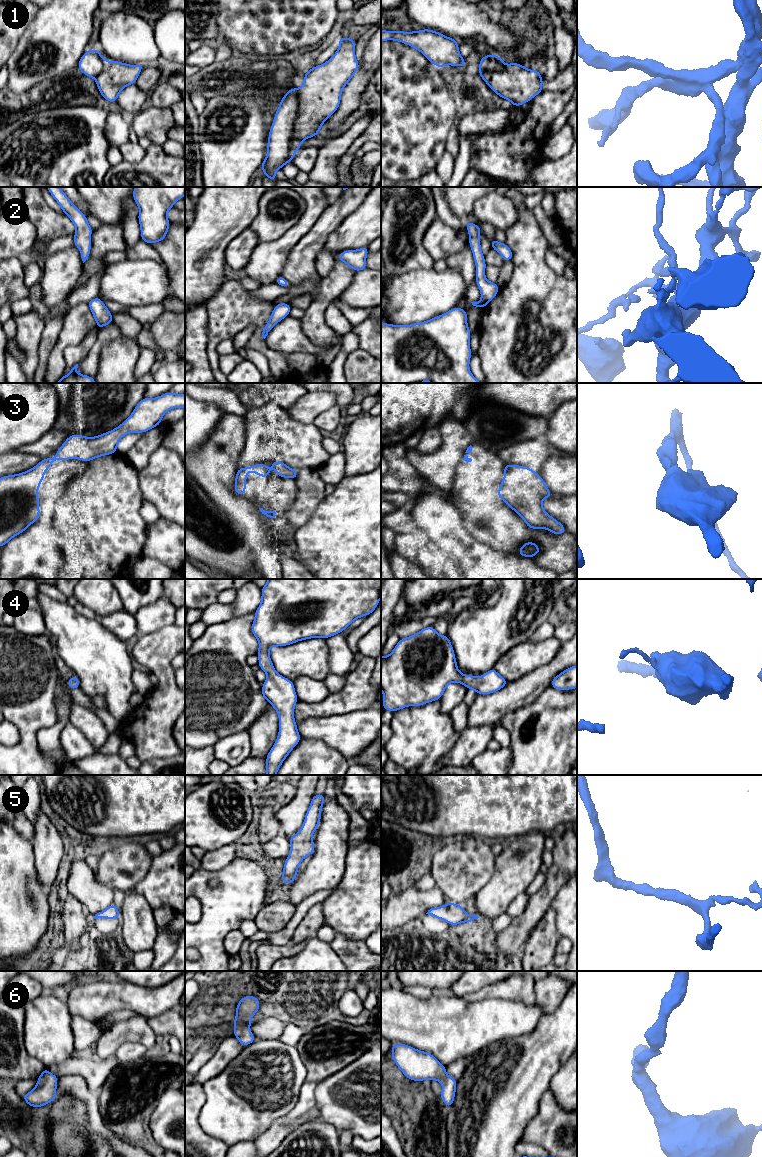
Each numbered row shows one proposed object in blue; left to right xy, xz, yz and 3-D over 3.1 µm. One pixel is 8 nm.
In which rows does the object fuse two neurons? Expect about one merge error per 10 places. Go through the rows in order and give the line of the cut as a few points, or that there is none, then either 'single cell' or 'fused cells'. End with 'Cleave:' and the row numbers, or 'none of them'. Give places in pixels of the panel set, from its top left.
1: no cut | single cell
2: no cut | single cell
3: no cut | single cell
4: no cut | single cell
5: no cut | single cell
6: no cut | single cell
Cleave: none of them

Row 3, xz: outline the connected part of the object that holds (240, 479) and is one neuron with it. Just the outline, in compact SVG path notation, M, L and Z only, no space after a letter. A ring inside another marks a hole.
M255 464L254 466L249 465L242 467L236 471L234 491L239 496L244 496L246 492L246 477L248 473L256 473L261 478L266 478L270 475L270 469L264 464Z

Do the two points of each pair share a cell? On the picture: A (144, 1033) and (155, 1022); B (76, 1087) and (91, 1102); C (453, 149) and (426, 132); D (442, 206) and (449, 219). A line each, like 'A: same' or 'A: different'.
A: different
B: same
C: different
D: same

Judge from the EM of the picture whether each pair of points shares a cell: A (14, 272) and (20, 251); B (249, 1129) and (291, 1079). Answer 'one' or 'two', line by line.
A: two
B: one

